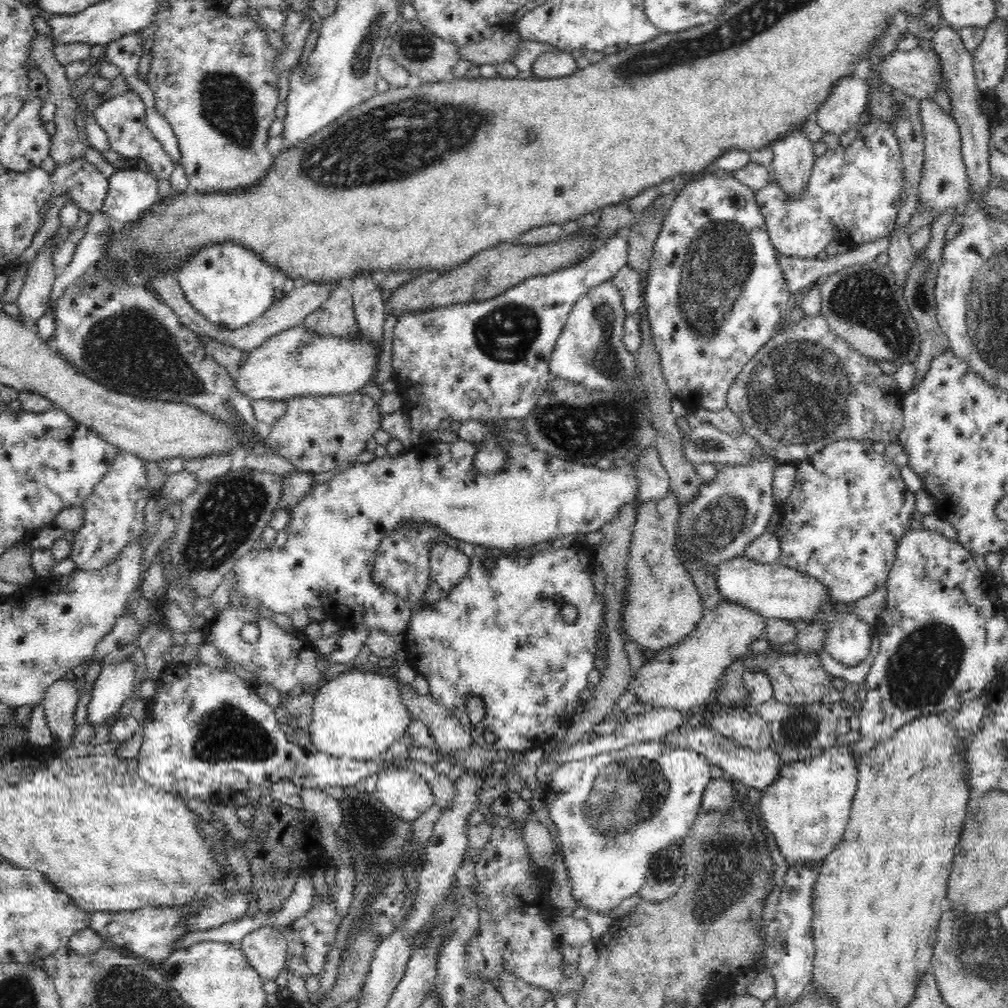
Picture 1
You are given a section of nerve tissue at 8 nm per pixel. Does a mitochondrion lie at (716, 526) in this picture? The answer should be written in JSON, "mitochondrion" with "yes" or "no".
{"mitochondrion":"yes"}

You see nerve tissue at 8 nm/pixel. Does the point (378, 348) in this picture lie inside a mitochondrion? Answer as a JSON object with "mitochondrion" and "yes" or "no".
{"mitochondrion":"no"}

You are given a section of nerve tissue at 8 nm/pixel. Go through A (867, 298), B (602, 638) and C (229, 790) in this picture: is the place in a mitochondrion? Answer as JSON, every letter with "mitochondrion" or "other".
{"A":"mitochondrion","B":"other","C":"other"}

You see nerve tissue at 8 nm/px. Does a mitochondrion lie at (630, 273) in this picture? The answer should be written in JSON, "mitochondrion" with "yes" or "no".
{"mitochondrion":"no"}

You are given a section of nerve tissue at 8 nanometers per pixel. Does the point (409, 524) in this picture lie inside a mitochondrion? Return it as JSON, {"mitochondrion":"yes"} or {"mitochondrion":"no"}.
{"mitochondrion":"no"}

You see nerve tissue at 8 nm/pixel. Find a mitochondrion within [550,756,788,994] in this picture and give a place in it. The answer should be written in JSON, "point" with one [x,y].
{"point":[723,886]}

